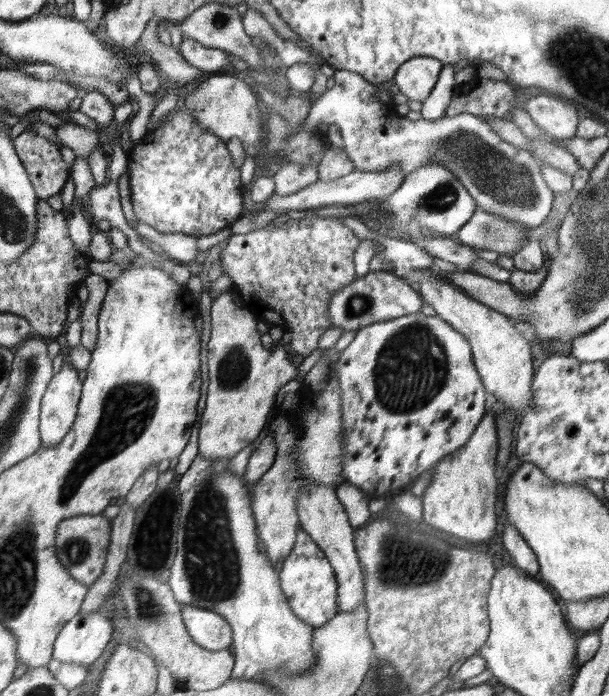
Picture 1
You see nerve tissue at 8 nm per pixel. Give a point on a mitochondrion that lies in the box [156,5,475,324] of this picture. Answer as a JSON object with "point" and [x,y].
{"point":[442,196]}

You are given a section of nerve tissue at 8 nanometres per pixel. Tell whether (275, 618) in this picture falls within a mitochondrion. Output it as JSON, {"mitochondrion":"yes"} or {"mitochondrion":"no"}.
{"mitochondrion":"no"}

